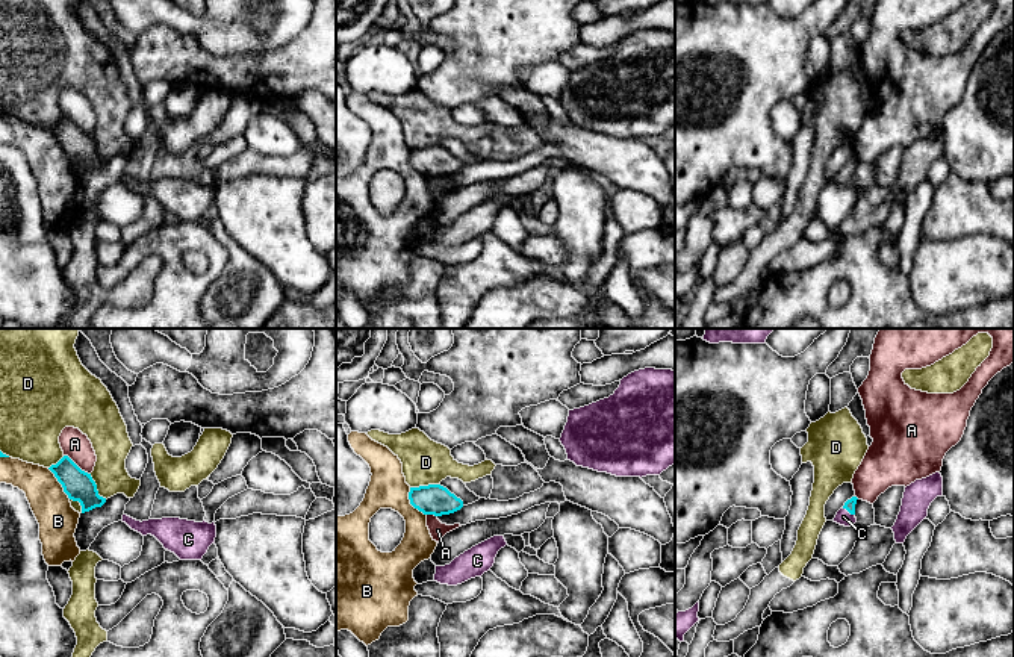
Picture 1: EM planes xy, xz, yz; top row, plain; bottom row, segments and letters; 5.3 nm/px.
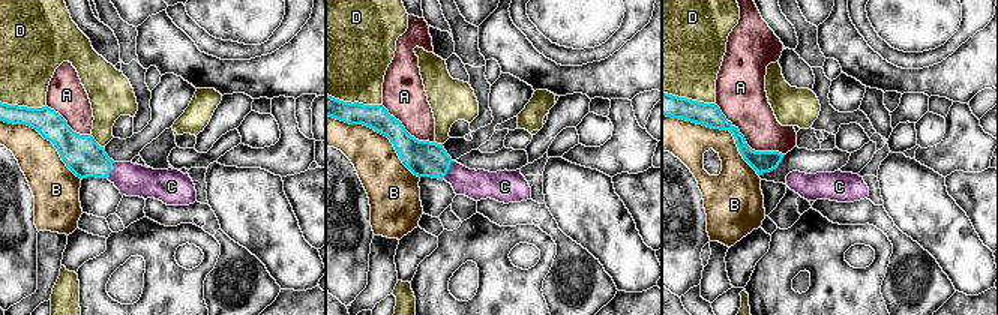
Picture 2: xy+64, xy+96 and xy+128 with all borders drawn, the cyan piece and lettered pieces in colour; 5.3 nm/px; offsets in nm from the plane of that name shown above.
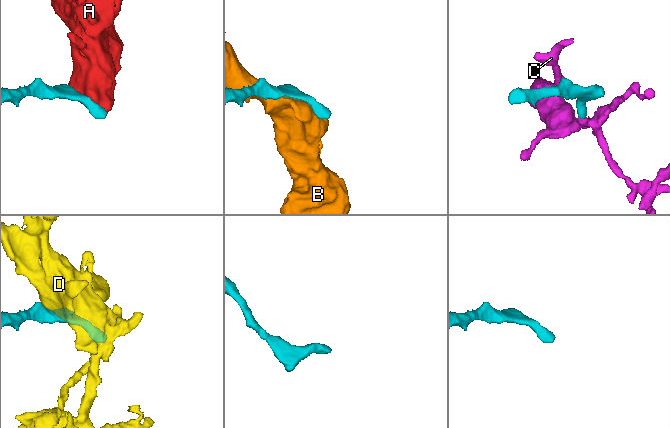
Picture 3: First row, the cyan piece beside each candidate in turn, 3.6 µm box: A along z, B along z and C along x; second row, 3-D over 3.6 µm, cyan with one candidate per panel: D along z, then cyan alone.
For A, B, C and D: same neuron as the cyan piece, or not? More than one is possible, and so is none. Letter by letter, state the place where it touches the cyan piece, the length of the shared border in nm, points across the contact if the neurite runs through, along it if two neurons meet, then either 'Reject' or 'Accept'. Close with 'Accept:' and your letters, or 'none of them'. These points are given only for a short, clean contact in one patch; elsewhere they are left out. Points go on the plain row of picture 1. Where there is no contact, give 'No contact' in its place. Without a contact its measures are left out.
A: Touches cyan at xy (76, 126). Shared border 180 nm. Reject
B: Touches cyan at xz (410, 164). Shared border 180 nm. Reject
C: Touches cyan at yz (848, 171). Shared border 80 nm. Path across: yz (849, 165), (848, 171), (843, 177). Accept
D: Touches cyan at xz (424, 147). Shared border 160 nm. Reject
Accept: C

